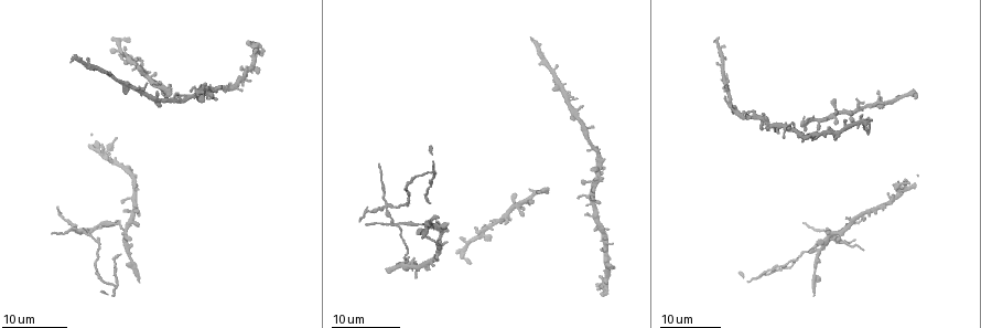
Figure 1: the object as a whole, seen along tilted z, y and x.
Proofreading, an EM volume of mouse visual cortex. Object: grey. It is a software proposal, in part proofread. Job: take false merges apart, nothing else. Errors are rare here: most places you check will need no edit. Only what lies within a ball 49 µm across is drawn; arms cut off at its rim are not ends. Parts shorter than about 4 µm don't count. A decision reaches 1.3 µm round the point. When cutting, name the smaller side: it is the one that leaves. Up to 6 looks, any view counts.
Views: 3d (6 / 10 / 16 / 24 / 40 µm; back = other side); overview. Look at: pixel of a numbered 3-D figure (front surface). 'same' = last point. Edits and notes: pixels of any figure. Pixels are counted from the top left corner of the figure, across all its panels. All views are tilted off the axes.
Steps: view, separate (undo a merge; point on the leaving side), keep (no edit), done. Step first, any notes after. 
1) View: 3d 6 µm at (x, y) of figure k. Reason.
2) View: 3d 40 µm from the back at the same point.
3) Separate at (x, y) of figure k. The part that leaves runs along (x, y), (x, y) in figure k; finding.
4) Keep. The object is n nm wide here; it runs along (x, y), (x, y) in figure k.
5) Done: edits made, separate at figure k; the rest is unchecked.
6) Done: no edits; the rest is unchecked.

View: 3d 24 µm at (122, 230) of figure 1. Three arms meet.

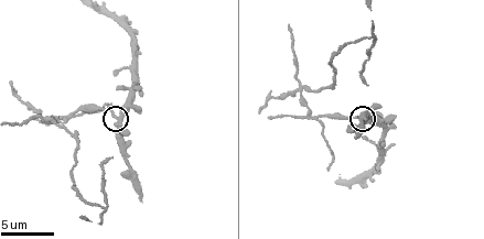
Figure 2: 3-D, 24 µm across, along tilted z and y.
View: 3d 10 µm at (116, 120) of figure 2.

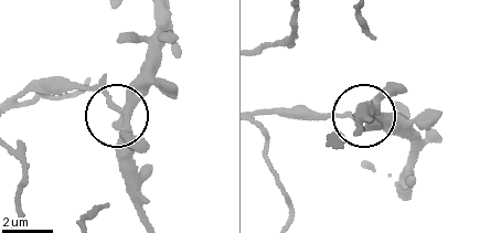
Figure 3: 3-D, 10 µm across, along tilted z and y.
Separate at (102, 83) of figure 3. The part that leaves runs along (120, 112), (93, 88), (36, 80), (13, 95) in figure 3; a second neuron is stuck on.

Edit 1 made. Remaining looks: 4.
View: 3d 24 µm at (782, 125) of figure 1. Four-way junction.

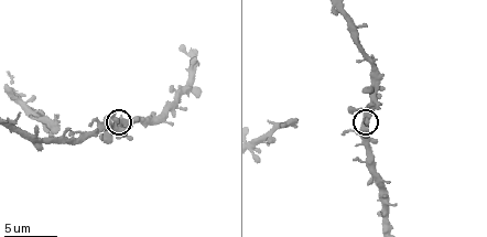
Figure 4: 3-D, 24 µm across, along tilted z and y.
View: 3d 6 µm at (364, 127) of figure 4.

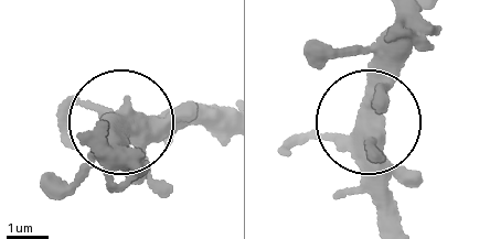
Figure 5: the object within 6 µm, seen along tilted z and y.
Keep. The side arm is 19 µm long; 4 arms meet here; all the same neuron.

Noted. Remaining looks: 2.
View: 3d 24 µm at (484, 232) of figure 1. Four or more arms meet.

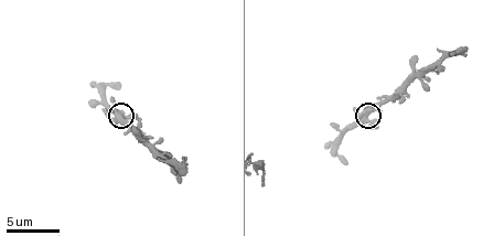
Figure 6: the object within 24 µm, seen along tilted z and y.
View: 3d 10 µm at (365, 119) of figure 6. Zoom in.

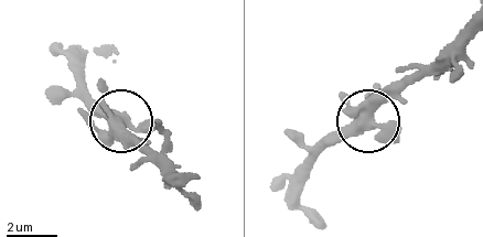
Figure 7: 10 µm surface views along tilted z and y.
Keep. The object is 450 nm wide here; one neuron here.

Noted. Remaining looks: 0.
Done: edits made, separate at figure 3; the rest is unchecked.

